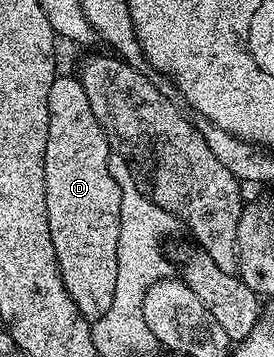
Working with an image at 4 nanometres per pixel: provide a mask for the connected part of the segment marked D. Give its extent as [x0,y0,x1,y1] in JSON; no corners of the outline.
[45,73,121,321]

